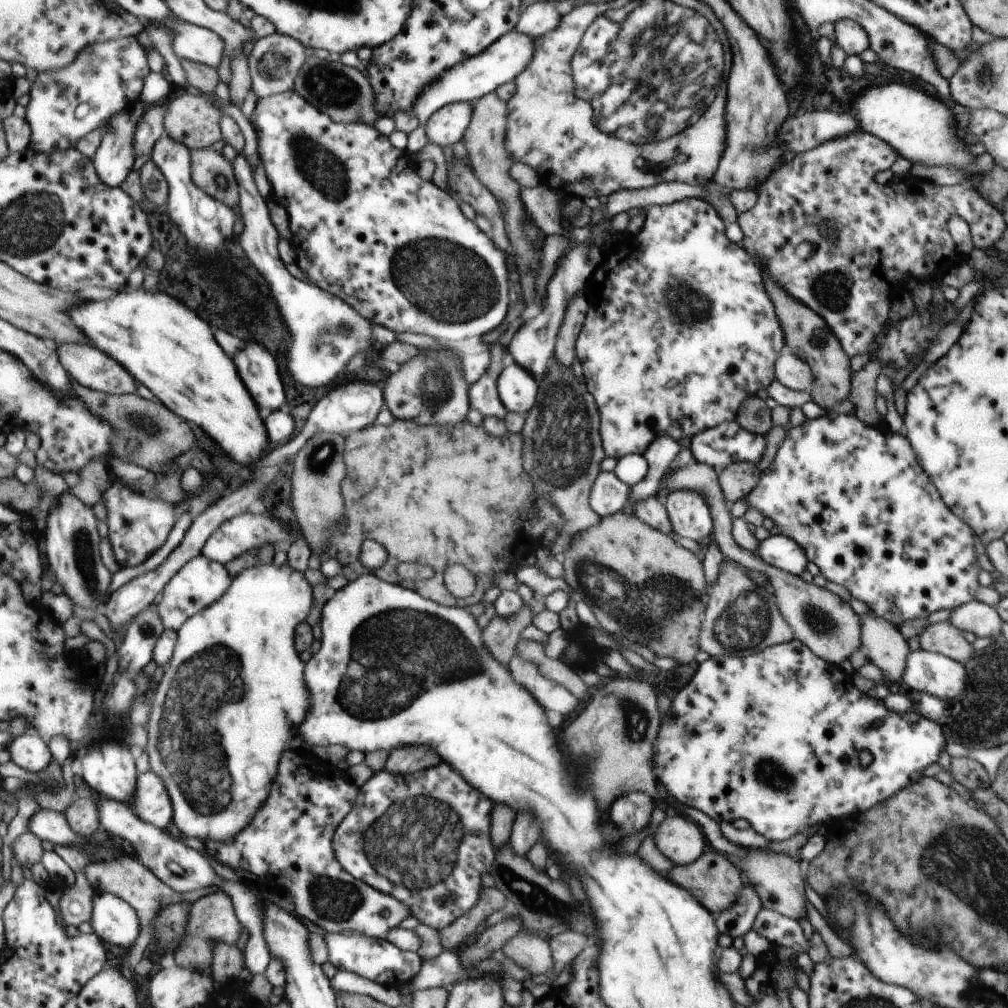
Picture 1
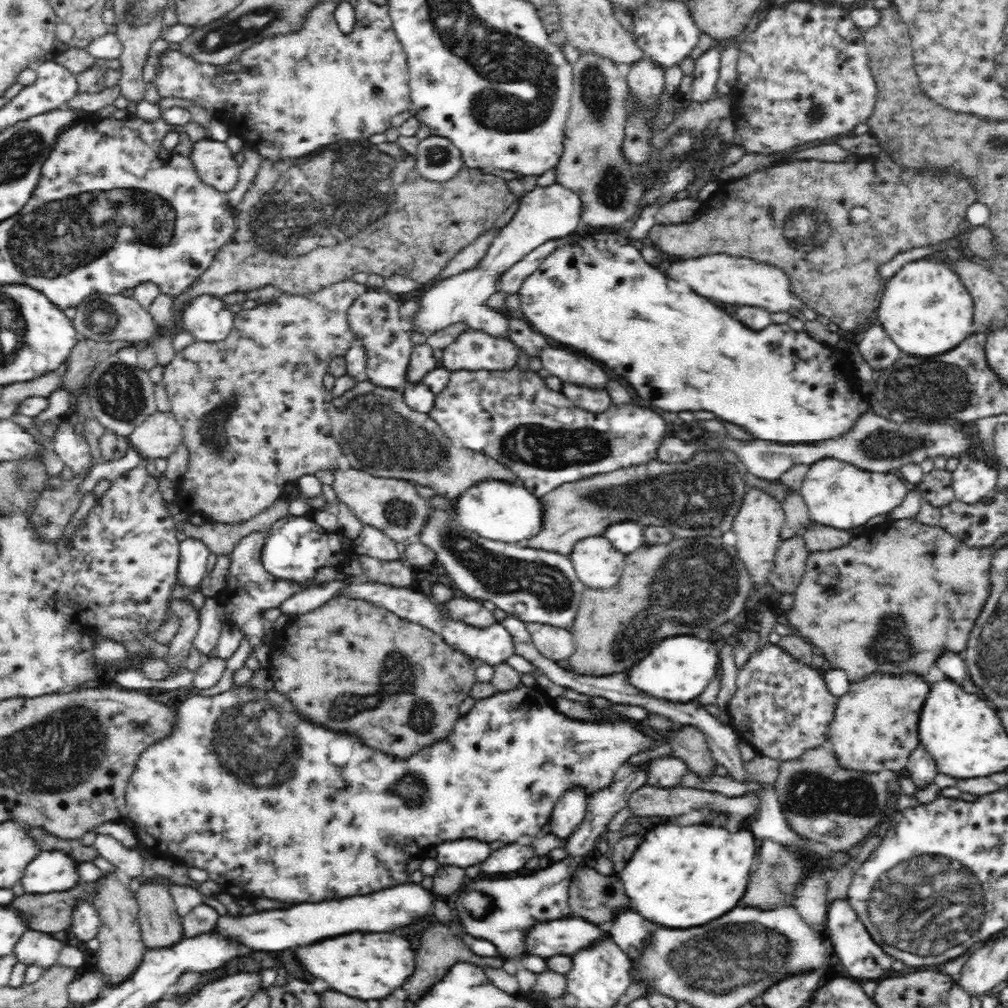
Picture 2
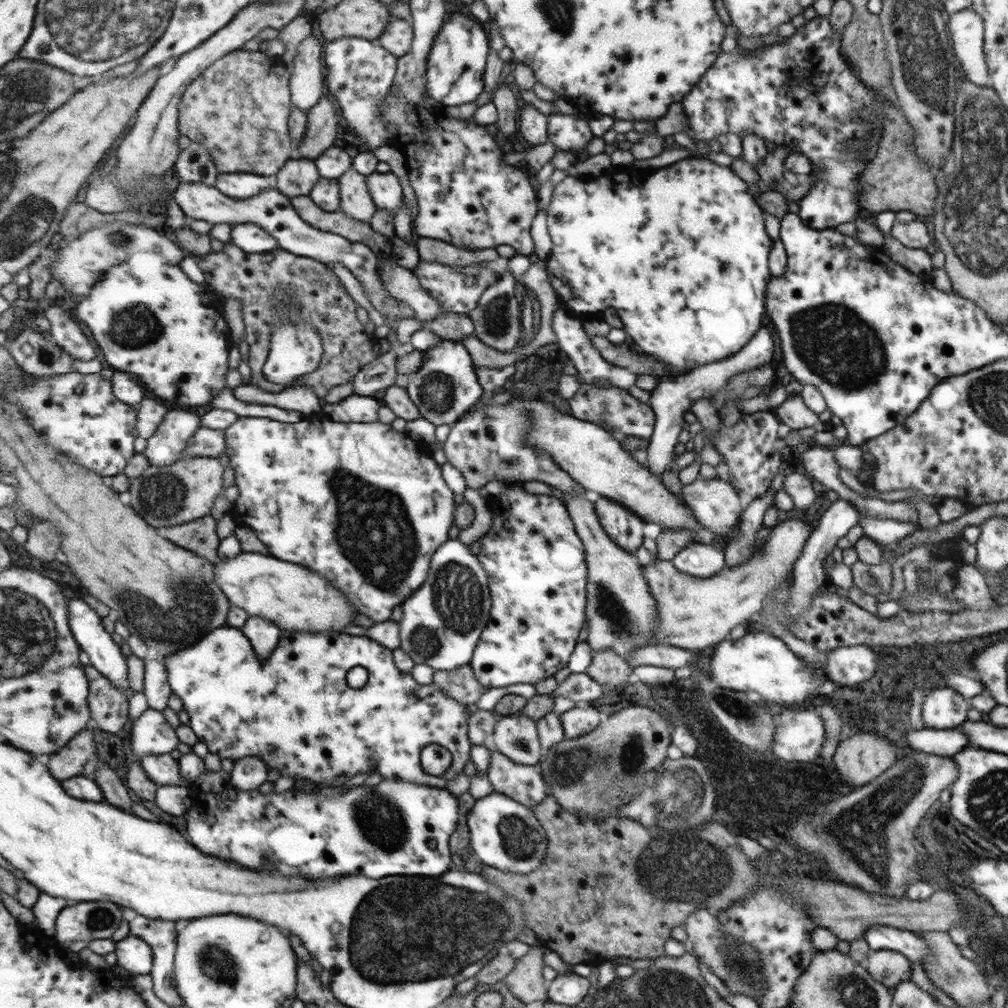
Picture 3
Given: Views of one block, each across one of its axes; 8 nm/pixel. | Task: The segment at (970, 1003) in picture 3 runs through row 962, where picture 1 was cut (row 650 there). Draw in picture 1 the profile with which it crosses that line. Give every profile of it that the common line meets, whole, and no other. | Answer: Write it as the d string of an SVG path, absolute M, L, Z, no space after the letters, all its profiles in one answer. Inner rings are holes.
M949 620L927 625L918 636L921 650L942 654L964 664L972 658L974 648L964 634L950 624Z

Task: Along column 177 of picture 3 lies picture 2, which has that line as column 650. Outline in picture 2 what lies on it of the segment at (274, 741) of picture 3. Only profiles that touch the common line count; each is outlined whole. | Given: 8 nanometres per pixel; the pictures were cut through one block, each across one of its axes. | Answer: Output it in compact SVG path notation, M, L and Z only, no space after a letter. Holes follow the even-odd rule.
M676 635L665 638L658 648L645 656L628 671L628 677L638 688L675 703L694 700L716 678L720 664L719 642L692 635Z

